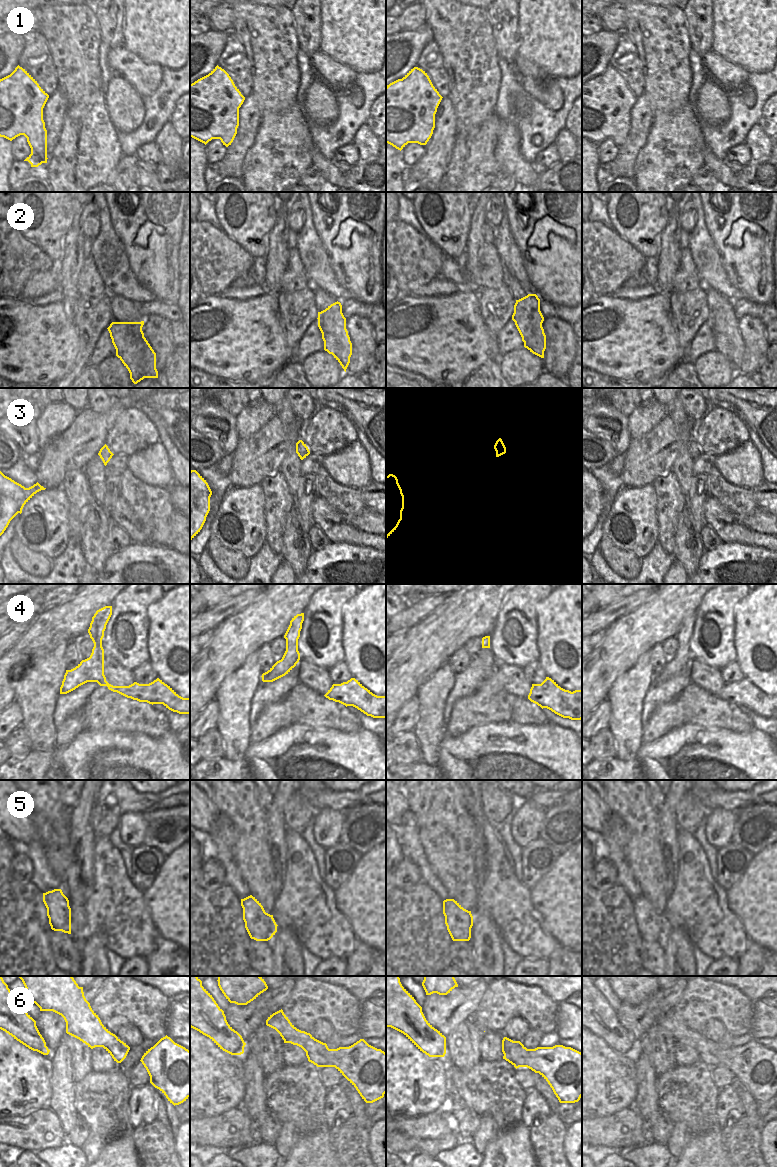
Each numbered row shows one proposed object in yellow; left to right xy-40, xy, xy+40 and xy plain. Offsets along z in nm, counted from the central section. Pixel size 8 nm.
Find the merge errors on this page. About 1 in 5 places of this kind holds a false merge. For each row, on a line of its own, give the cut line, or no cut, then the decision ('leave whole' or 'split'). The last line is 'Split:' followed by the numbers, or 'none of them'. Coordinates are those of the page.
1: no cut; leave whole
2: cut in xy-40 along (135, 322), (137, 334), (143, 343), (144, 377); split
3: no cut; leave whole
4: no cut; leave whole
5: no cut; leave whole
6: no cut; leave whole
Split: 2

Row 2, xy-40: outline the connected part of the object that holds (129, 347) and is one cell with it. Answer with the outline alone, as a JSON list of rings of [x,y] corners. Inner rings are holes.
[[[112,322],[107,328],[116,356],[130,373],[130,379],[137,384],[144,379],[144,343],[137,333],[136,322]]]

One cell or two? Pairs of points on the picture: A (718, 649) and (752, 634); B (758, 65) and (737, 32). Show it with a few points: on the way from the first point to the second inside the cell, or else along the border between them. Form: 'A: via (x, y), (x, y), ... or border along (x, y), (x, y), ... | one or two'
A: border along (733, 618), (733, 646), (736, 661) | two
B: via (758, 57), (755, 50), (745, 40) | one

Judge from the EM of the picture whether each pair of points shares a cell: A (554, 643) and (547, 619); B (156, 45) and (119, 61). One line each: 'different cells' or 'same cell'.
A: same cell
B: different cells

